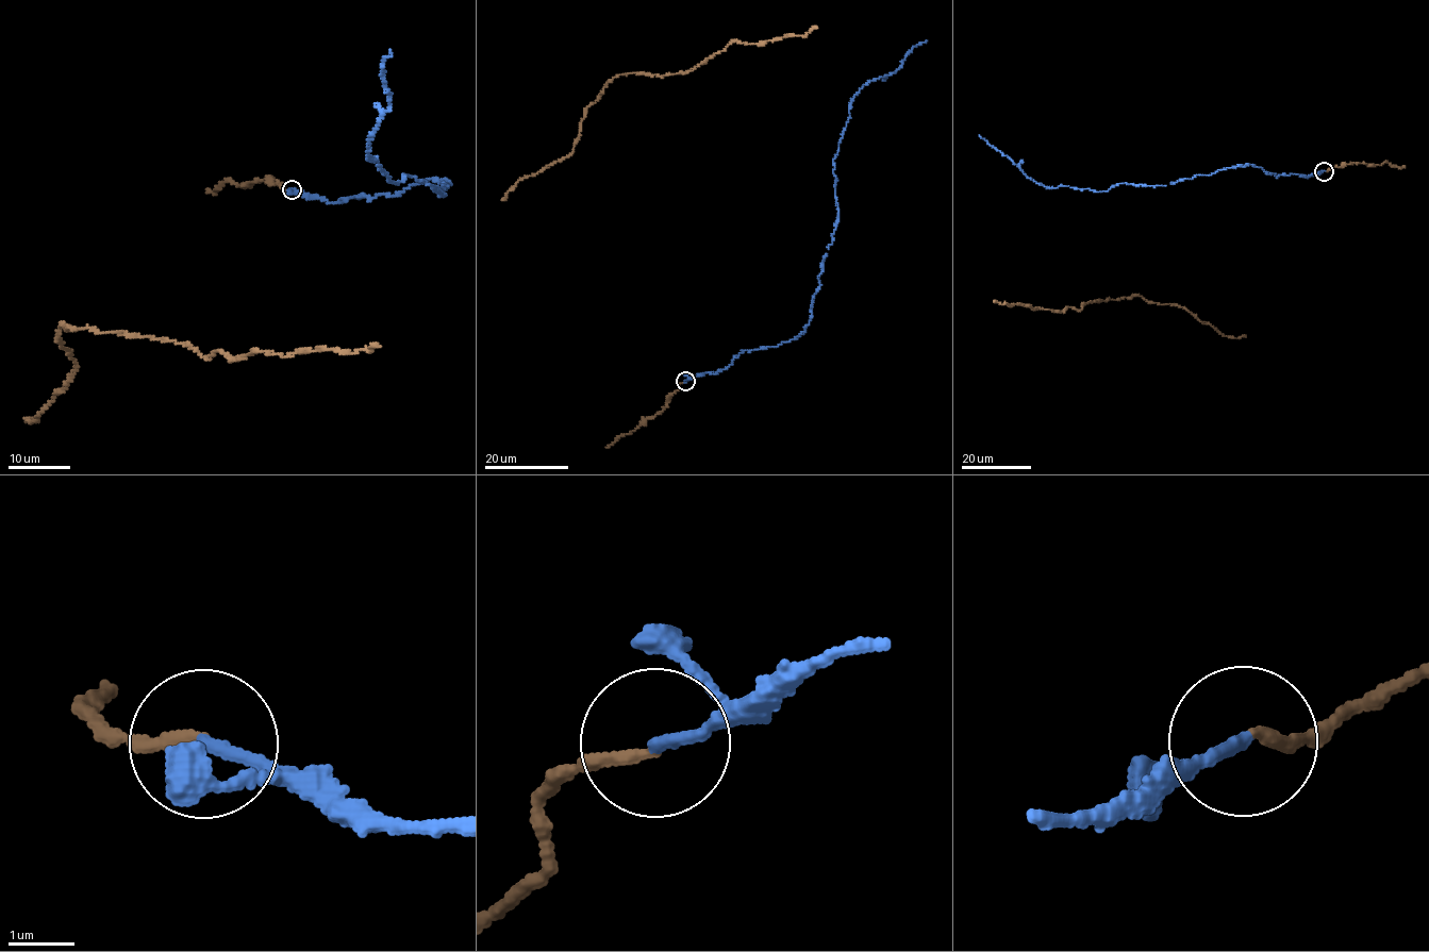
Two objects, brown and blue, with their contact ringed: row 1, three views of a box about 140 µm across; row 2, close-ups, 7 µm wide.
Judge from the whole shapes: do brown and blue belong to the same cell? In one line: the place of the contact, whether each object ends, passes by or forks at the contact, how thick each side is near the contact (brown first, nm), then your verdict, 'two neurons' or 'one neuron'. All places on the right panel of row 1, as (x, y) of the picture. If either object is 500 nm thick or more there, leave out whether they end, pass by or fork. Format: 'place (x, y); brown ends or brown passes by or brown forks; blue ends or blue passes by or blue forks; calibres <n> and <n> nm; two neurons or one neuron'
place (1324, 171); brown ends; blue ends; calibres 160 and 180 nm; one neuron

